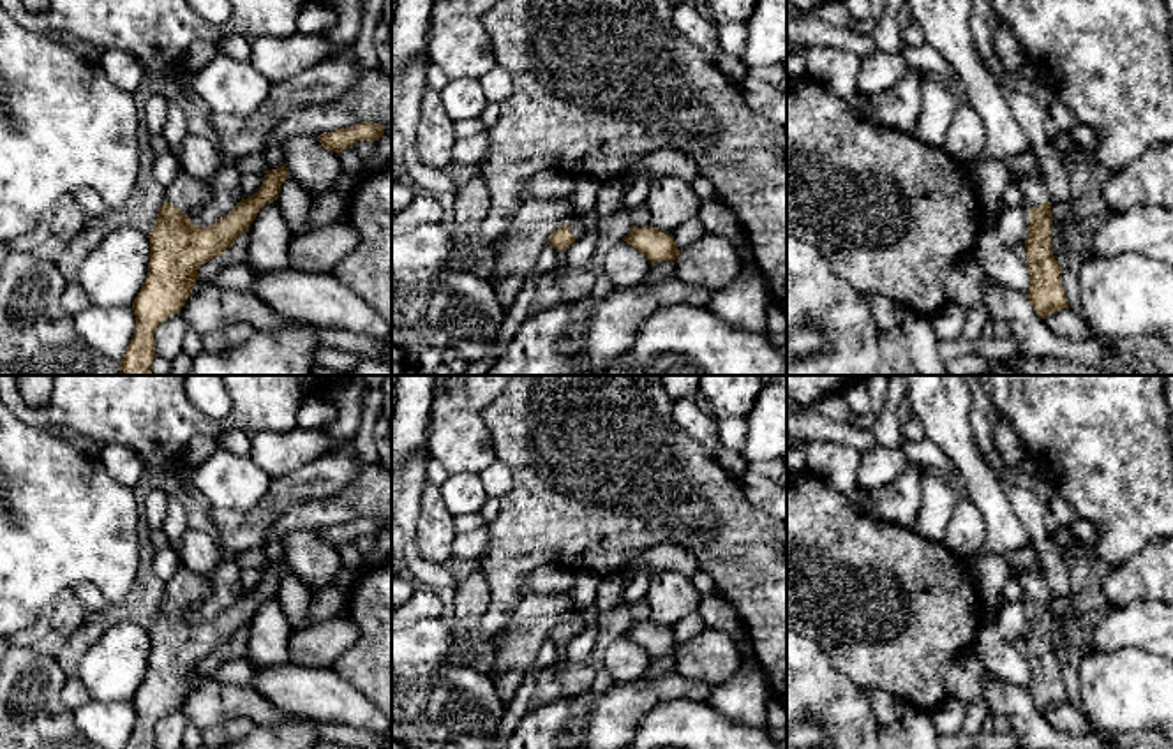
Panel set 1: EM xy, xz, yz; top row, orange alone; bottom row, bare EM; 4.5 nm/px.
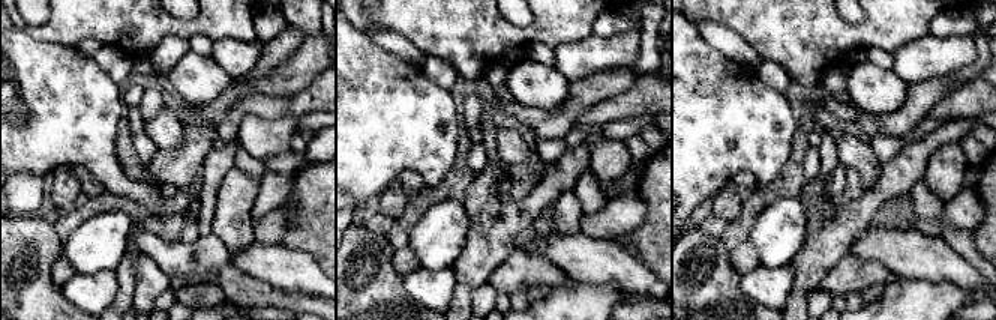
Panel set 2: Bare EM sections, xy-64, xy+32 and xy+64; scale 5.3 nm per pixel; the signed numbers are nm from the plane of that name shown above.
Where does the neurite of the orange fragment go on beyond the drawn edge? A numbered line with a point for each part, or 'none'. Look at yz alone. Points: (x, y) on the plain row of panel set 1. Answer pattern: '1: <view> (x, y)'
1: yz (1034, 585)

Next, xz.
1: xz (609, 594)

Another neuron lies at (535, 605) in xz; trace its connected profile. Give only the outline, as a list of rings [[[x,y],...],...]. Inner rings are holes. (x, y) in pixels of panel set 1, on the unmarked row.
[[[570,592],[564,594],[531,594],[520,597],[508,615],[506,624],[496,636],[501,636],[517,627],[526,619],[536,619],[542,615],[570,615],[575,610],[570,604]]]

